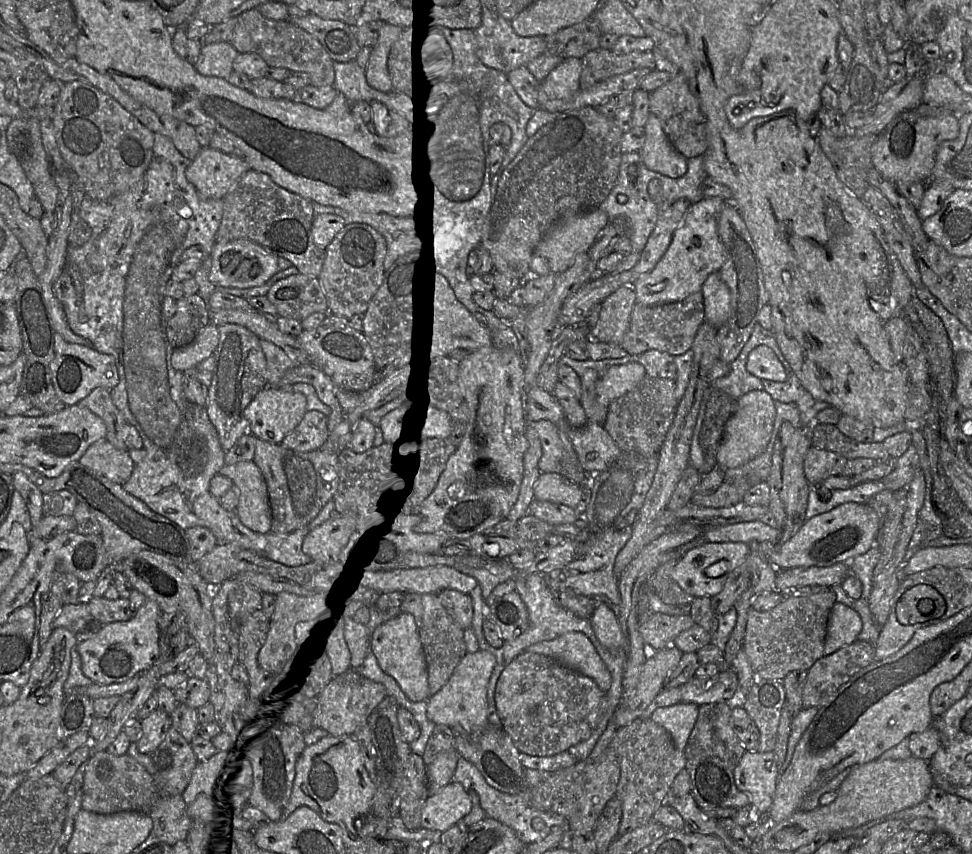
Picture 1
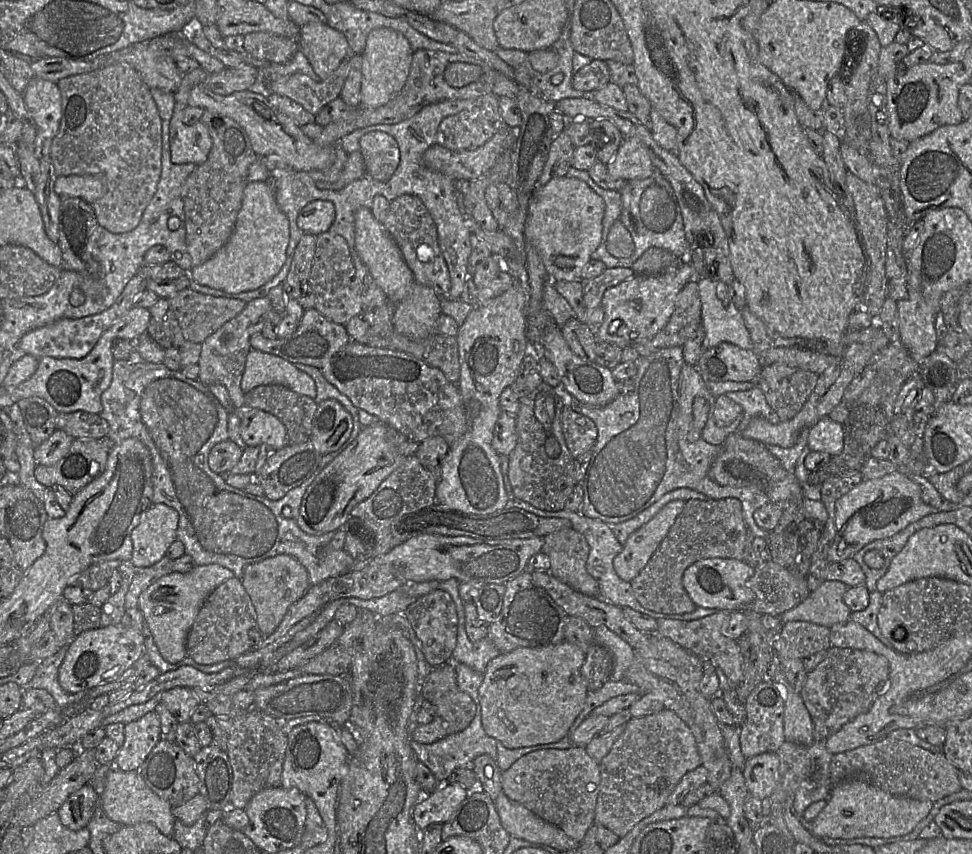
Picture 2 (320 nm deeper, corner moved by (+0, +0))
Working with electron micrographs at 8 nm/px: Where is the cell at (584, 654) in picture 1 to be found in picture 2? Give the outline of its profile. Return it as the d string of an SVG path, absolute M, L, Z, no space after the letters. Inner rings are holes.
M567 640L541 647L518 647L493 658L487 665L479 688L482 726L486 734L500 741L508 749L551 744L569 736L569 730L581 713L589 693L581 674L587 647Z

